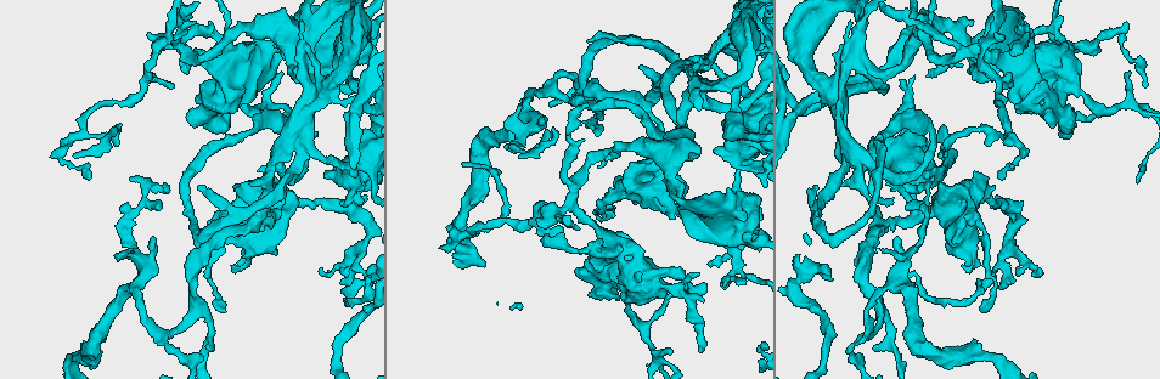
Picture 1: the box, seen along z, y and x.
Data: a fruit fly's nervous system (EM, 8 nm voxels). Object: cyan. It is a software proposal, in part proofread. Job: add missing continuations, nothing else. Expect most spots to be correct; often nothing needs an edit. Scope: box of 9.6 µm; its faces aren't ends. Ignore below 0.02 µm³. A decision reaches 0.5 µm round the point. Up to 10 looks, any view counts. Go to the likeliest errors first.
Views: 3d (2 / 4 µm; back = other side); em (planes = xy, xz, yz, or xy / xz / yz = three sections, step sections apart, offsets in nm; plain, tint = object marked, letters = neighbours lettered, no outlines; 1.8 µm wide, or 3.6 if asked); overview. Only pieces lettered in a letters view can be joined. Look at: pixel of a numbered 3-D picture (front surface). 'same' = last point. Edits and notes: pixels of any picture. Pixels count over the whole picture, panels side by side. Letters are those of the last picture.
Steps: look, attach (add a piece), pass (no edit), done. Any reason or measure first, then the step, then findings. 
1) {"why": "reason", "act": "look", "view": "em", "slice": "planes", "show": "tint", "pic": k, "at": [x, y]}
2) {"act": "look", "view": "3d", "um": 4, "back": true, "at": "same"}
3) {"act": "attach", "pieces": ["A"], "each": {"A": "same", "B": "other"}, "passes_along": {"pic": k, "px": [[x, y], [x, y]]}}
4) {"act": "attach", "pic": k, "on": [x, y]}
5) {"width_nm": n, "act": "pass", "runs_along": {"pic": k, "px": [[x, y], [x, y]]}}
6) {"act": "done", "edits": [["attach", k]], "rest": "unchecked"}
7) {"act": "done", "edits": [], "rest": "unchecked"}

{"why": "branch point", "act": "look", "view": "3d", "um": 2, "pic": 1, "at": [1045, 32]}

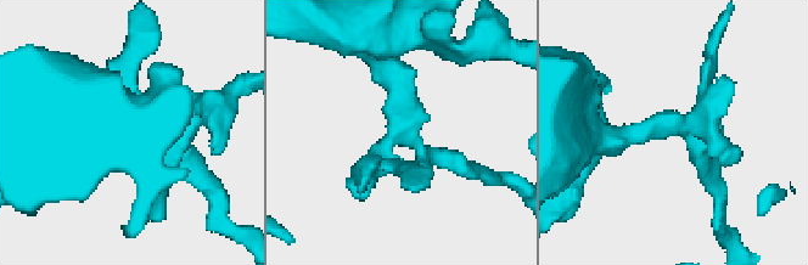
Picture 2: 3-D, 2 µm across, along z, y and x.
{"act": "look", "view": "em", "slice": "xz", "step": 16, "show": "tint", "pic": 2, "at": [671, 128]}

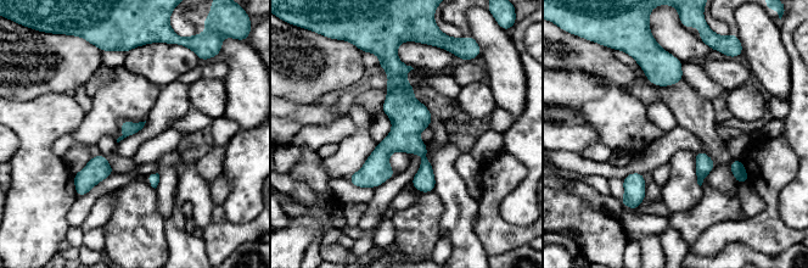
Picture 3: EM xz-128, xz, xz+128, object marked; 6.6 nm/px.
{"act": "look", "view": "em", "slice": "planes", "show": "letters", "at": "same"}

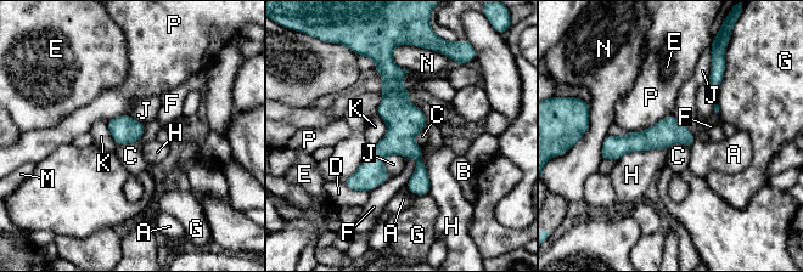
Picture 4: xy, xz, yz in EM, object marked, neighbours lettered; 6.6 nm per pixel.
{"act": "pass", "each": {"A": "other", "B": "other", "C": "other", "D": "other", "E": "other", "F": "other", "G": "other", "H": "other", "J": "other", "K": "other", "M": "other", "N": "other", "P": "other"}, "runs_along": {"pic": 4, "px": [[388, 64], [422, 192]]}, "found": "none of them fits"}

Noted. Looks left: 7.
{"why": "sharp bend", "act": "look", "view": "em", "slice": "xz", "step": 8, "show": "tint", "pic": 1, "at": [303, 133]}

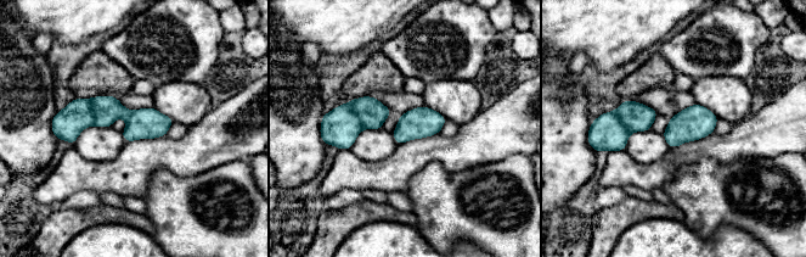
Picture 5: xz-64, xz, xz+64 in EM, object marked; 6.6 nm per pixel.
{"why": "another direction", "act": "look", "view": "em", "slice": "planes", "show": "letters", "at": "same"}

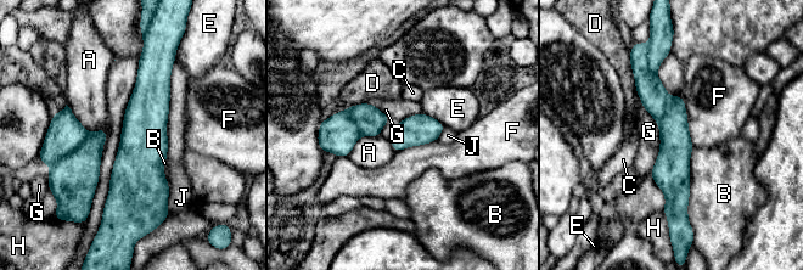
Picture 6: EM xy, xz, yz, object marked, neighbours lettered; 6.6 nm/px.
{"act": "pass", "each": {"A": "other", "B": "other", "C": "other", "D": "other", "E": "other", "F": "other", "G": "other", "H": "other", "J": "other"}, "runs_along": {"pic": 6, "px": [[144, 63], [144, 147], [124, 208]]}, "found": "none of them fits"}

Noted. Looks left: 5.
{"act": "look", "view": "em", "slice": "yz", "step": 16, "show": "letters", "pic": 1, "at": [698, 350]}

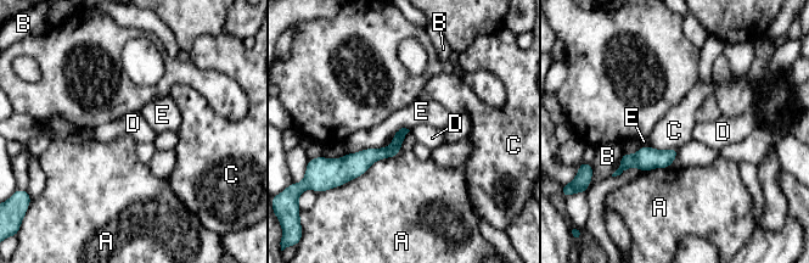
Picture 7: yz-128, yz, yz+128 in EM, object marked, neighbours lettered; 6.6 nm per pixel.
{"act": "pass", "each": {"A": "other", "B": "other", "C": "other", "D": "other", "E": "other"}, "runs_along": {"pic": 7, "px": [[403, 132], [388, 151], [342, 168]]}, "found": "none of them fits"}

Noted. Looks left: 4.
{"why": "touches itself", "act": "look", "view": "3d", "um": 2, "pic": 1, "at": [856, 64]}

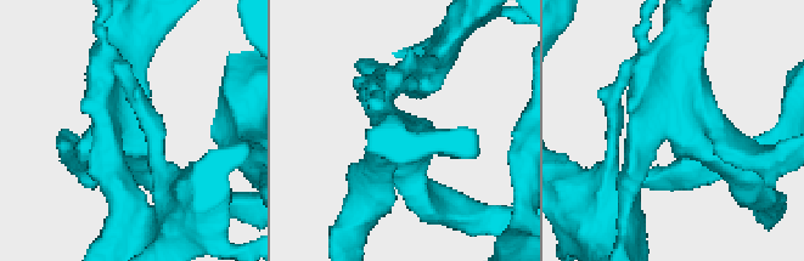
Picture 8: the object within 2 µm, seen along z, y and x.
{"act": "look", "view": "em", "slice": "xy", "step": 16, "show": "tint", "pic": 8, "at": [119, 124]}

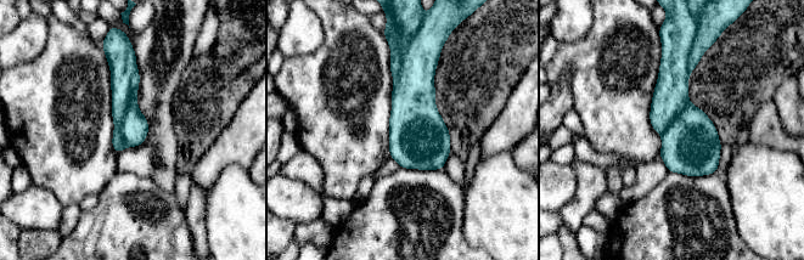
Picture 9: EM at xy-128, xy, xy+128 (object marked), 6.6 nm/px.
{"why": "what lies round it", "act": "look", "view": "em", "slice": "xy", "step": 16, "show": "letters", "at": "same"}

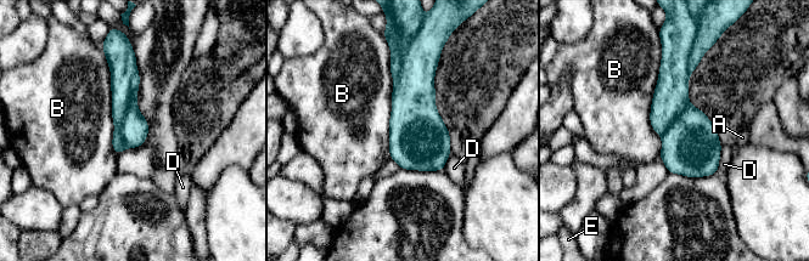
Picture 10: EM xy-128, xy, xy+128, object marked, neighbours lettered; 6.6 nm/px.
{"longest_contact_nm": ["B", 700], "act": "pass", "each": {"A": "other", "B": "other", "D": "other", "E": "other"}, "runs_along": {"pic": 10, "px": [[123, 64], [124, 136], [117, 149]]}, "found": "no lettered piece goes on from it"}

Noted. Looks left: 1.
{"act": "done", "edits": [], "rest": "unchecked"}

